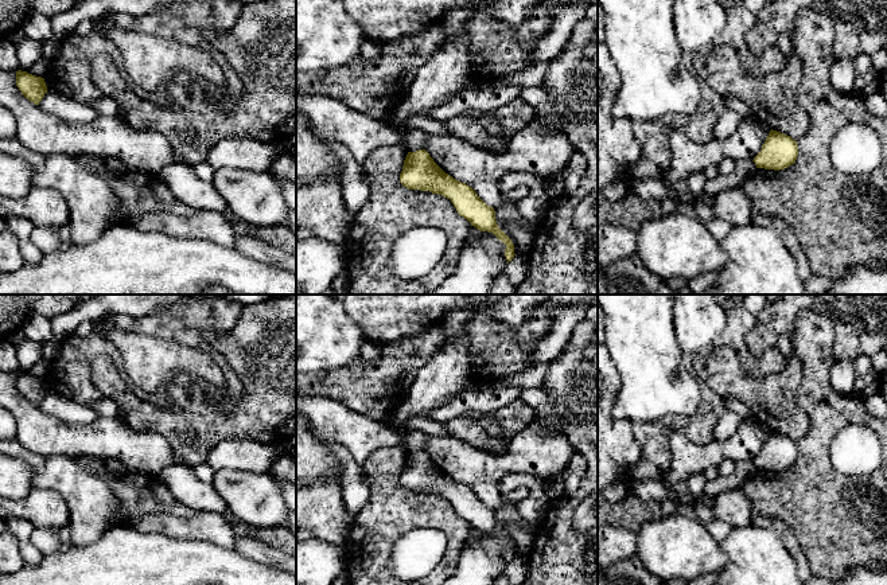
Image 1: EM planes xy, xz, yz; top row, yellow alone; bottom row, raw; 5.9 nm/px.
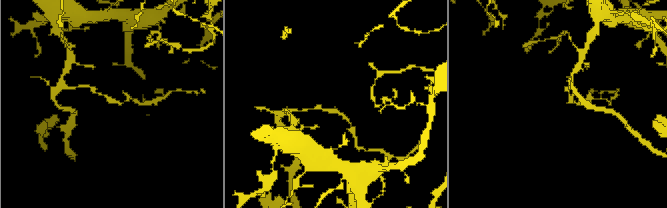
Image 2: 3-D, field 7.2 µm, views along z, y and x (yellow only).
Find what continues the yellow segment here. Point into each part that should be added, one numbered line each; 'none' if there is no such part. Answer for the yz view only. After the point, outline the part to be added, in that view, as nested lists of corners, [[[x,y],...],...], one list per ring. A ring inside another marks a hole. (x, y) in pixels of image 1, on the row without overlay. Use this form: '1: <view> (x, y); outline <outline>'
none

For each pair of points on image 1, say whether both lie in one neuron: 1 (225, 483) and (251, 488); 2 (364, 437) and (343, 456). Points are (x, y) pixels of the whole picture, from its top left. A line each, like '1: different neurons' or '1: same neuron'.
1: same neuron
2: different neurons

